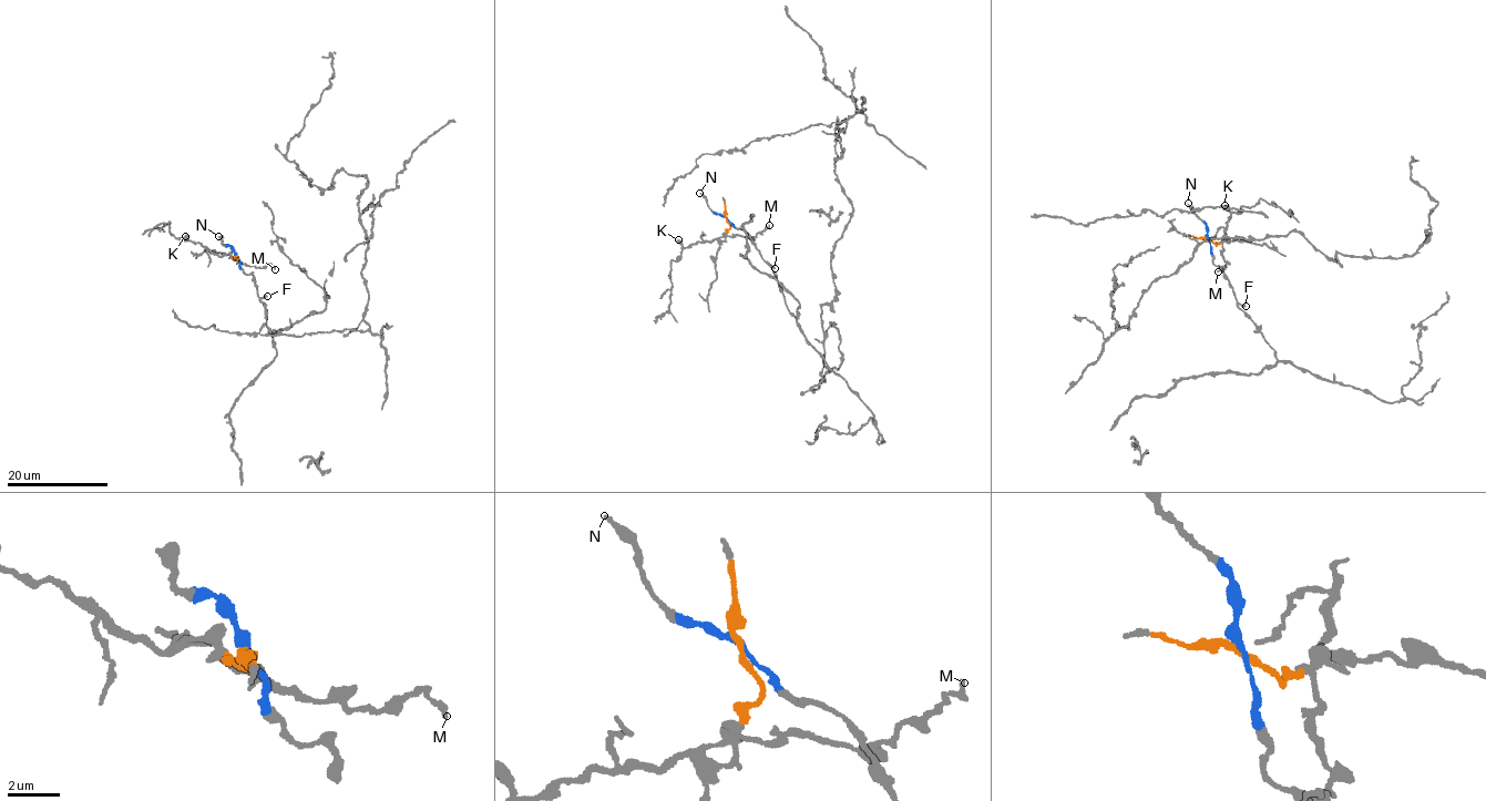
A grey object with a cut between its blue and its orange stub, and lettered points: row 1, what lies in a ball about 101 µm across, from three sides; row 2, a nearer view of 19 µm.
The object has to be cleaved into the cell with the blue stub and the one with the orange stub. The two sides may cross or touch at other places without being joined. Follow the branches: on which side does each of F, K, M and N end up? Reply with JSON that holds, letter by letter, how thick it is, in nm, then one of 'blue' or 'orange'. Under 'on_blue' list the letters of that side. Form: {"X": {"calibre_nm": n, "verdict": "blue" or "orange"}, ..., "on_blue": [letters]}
{"F": {"calibre_nm": 320, "verdict": "blue"}, "K": {"calibre_nm": 600, "verdict": "orange"}, "M": {"calibre_nm": 200, "verdict": "orange"}, "N": {"calibre_nm": 260, "verdict": "blue"}, "on_blue": ["F", "N"]}

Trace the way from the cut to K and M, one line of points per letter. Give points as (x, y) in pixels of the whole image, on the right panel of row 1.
K: (1208, 238), (1216, 244), (1223, 240), (1230, 213), (1225, 204)
M: (1208, 238), (1216, 244), (1221, 244), (1223, 249), (1227, 264), (1218, 271)

